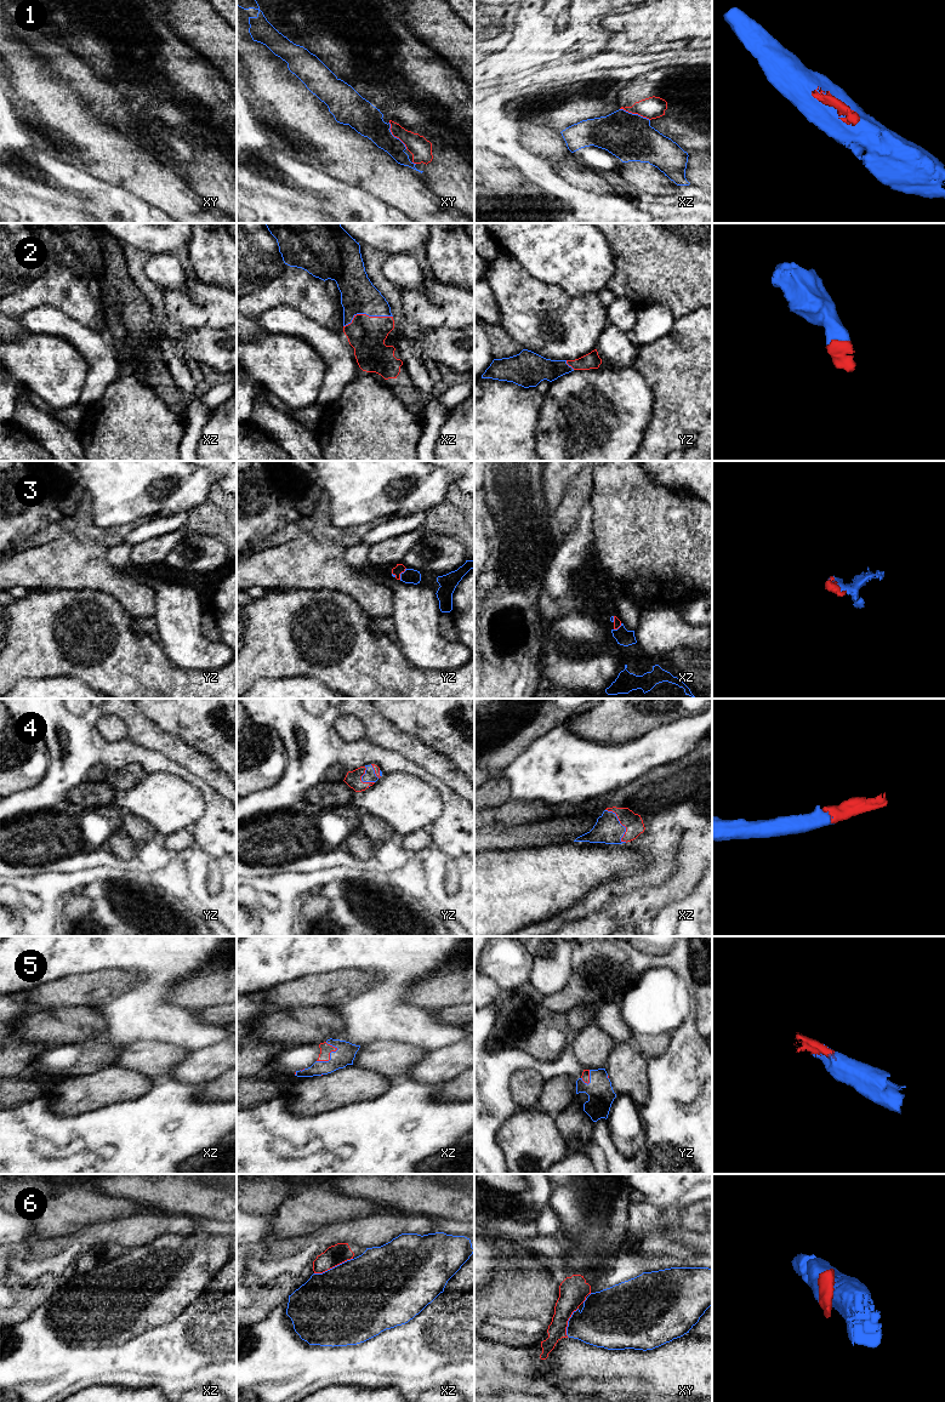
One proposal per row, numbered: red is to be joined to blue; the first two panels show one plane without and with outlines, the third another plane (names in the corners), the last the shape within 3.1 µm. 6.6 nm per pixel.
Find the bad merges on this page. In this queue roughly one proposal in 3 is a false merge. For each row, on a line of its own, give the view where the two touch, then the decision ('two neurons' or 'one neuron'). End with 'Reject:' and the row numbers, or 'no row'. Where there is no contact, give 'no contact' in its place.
1: meets blue in xz; two neurons
2: meets blue in xz; one neuron
3: meets blue in yz; one neuron
4: meets blue in xz; one neuron
5: meets blue in xz; one neuron
6: meets blue in xz; two neurons
Reject: 1, 6

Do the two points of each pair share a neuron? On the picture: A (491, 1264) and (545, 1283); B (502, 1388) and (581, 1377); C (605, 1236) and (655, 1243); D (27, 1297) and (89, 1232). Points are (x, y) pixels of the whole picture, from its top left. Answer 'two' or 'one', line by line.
A: two
B: one
C: two
D: one

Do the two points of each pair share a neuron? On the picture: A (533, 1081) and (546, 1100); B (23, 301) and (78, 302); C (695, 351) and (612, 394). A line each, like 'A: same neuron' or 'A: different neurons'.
A: different neurons
B: same neuron
C: different neurons

